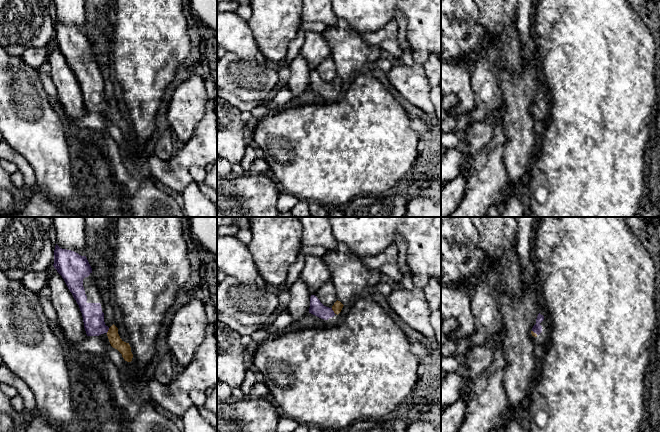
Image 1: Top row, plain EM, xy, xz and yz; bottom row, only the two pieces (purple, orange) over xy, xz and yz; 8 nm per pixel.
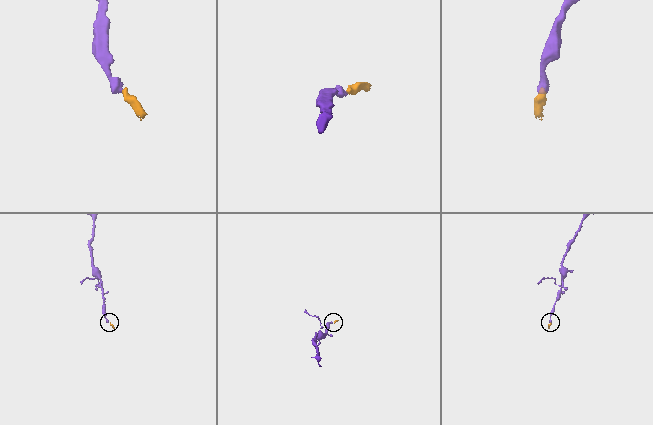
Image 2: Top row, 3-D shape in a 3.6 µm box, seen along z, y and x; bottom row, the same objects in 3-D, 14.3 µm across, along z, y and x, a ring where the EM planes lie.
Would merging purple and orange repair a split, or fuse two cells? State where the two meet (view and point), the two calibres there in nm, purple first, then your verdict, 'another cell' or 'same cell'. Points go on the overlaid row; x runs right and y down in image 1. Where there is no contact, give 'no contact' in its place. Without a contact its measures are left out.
meets purple in xz at (333, 311); 110 nm thick on the purple side, 80 nm on the other; same cell

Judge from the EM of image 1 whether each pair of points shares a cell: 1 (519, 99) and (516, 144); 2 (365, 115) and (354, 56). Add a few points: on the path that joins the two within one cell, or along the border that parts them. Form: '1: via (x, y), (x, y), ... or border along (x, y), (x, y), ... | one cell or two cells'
1: via (518, 110), (518, 133) | one cell
2: border along (355, 73), (352, 77) | two cells

